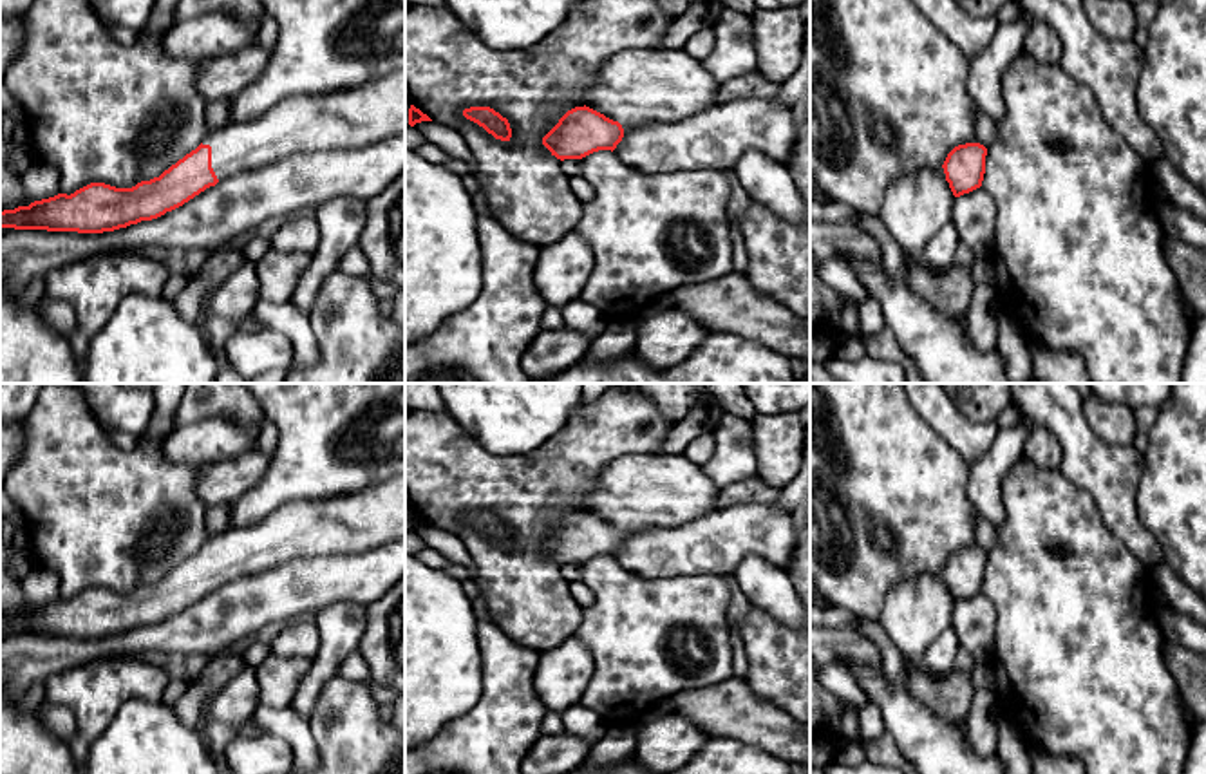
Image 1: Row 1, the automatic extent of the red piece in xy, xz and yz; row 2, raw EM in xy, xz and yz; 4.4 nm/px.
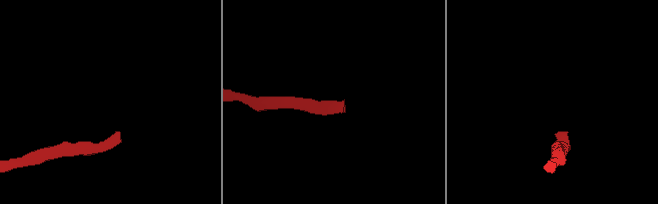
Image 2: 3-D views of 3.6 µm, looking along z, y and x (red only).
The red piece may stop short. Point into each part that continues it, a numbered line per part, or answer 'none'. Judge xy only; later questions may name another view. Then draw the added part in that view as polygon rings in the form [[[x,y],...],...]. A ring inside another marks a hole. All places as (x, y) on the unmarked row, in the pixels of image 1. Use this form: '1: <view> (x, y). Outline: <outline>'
1: xy (357, 523). Outline: [[[405,474],[342,497],[293,501],[257,524],[230,526],[222,533],[210,537],[203,550],[212,552],[212,573],[219,586],[226,586],[302,557],[367,553],[401,539],[405,539]]]

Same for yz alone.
1: yz (915, 612). Outline: [[[922,573],[886,595],[879,626],[904,660],[922,662],[931,644],[951,626],[953,606],[944,573]]]

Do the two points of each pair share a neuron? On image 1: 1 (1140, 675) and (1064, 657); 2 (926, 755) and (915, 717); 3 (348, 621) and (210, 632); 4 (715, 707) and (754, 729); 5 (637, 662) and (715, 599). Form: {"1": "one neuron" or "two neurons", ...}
{"1": "one neuron", "2": "one neuron", "3": "two neurons", "4": "one neuron", "5": "one neuron"}

